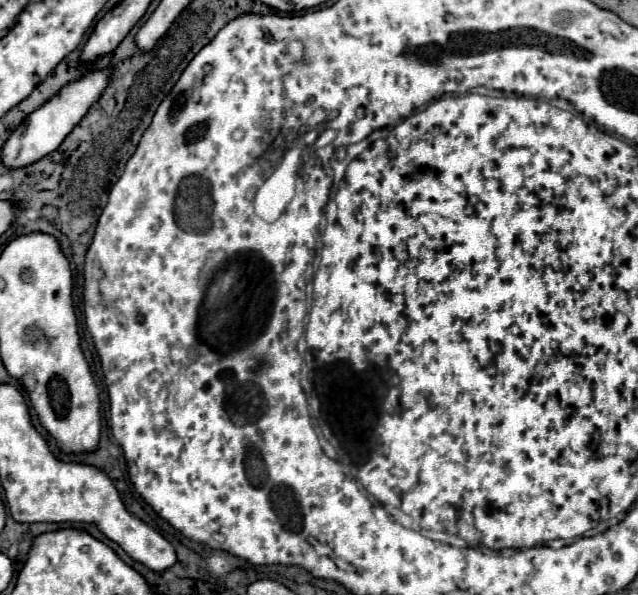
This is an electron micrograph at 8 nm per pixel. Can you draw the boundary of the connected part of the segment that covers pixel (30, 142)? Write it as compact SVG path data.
M107 69L91 71L85 77L81 77L79 81L73 81L67 87L63 87L63 91L59 91L59 95L51 97L43 107L39 107L39 111L33 111L11 133L11 137L3 145L1 163L9 169L21 169L21 167L27 167L27 165L43 159L51 151L55 151L61 145L61 141L71 133L71 129L83 119L83 115L89 111L89 107L101 97L105 87L107 87Z

